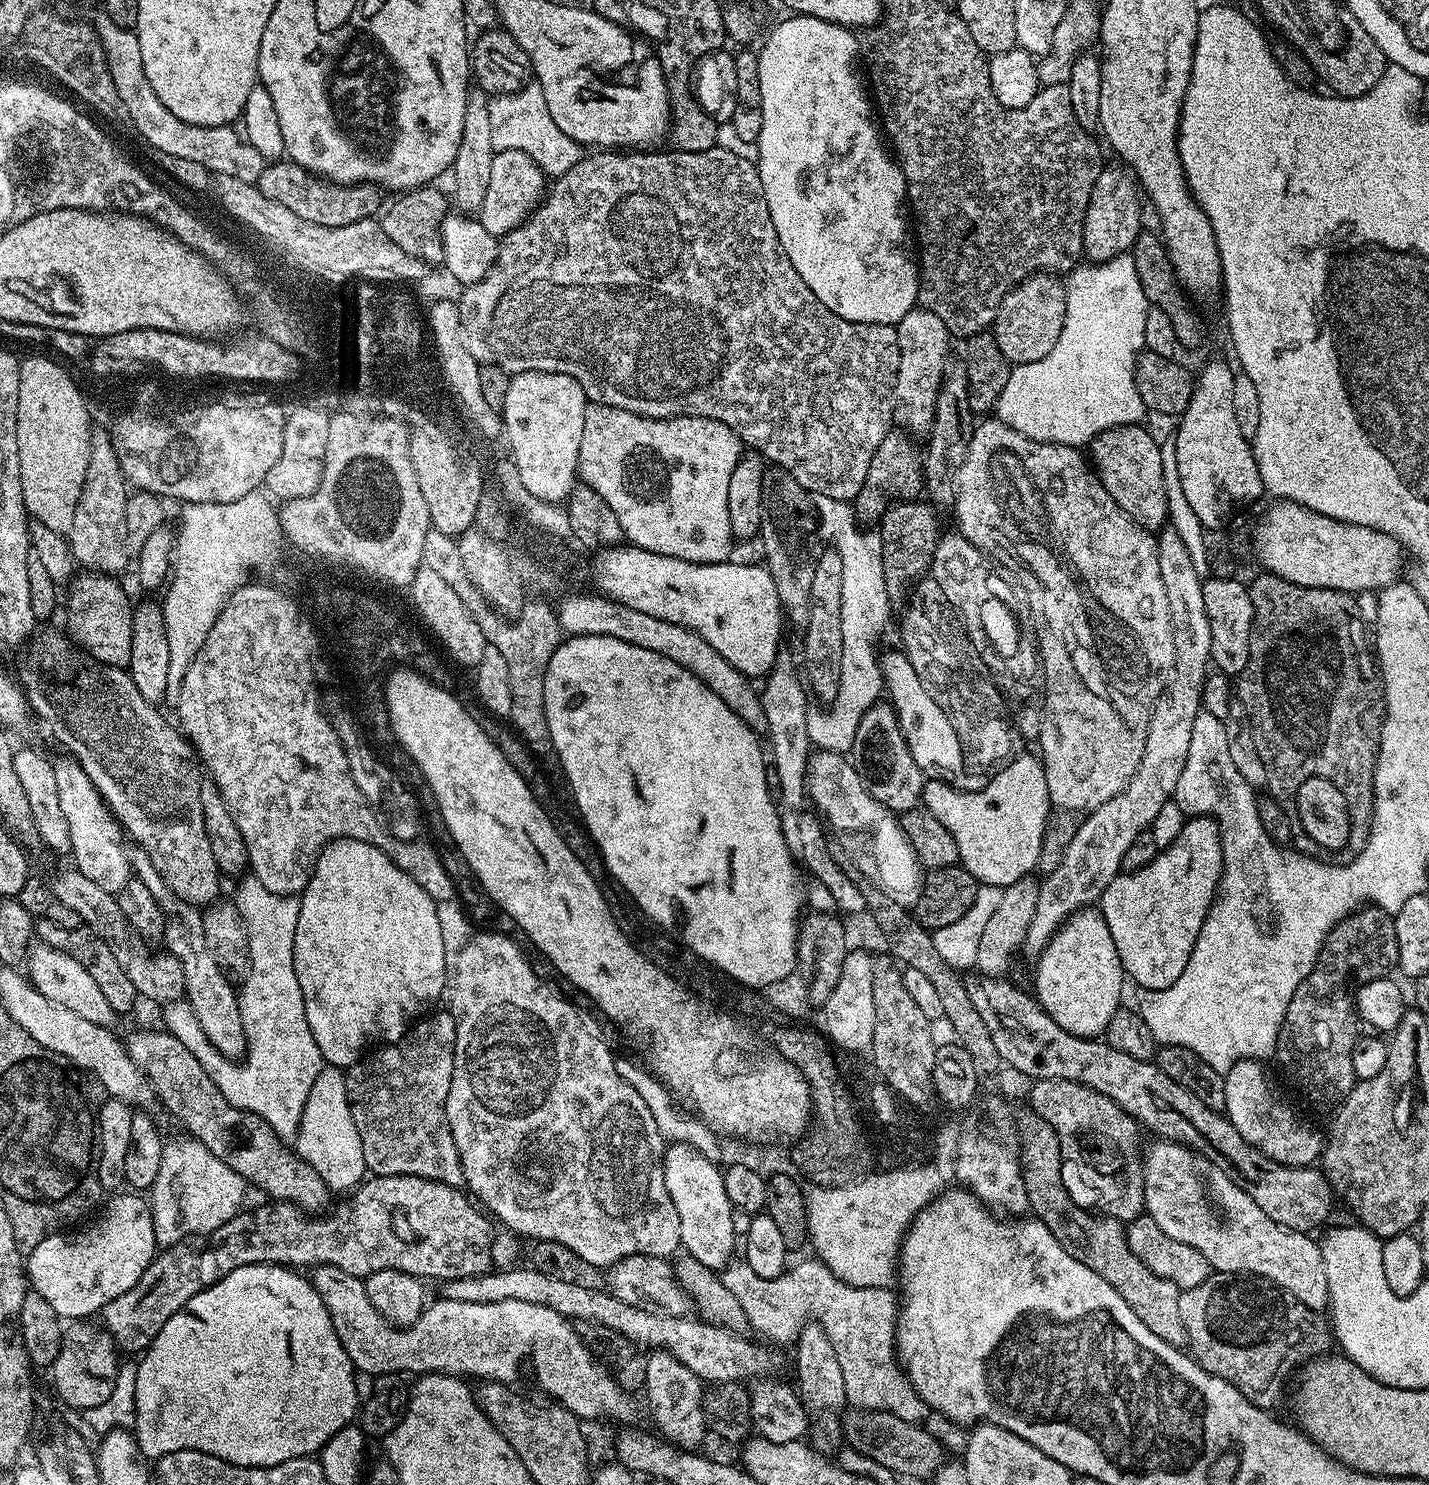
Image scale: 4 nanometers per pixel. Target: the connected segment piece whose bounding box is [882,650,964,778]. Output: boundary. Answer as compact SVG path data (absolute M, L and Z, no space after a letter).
M903 650L883 653L882 675L886 681L886 692L890 697L890 703L896 712L902 734L908 743L910 754L914 762L926 774L935 774L940 778L952 778L956 769L964 768L964 755L962 746L952 736L952 728L948 728L948 720L940 716L941 708L932 704L934 700L928 700L927 687L921 685L919 674L910 664L910 658Z

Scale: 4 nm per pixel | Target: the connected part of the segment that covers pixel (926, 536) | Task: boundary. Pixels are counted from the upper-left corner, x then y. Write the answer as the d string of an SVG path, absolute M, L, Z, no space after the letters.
M913 498L889 504L884 517L878 521L878 531L882 542L882 574L886 578L889 601L896 602L902 598L904 600L909 595L910 589L929 575L932 555L942 535L940 520L936 515L938 515L937 509L931 503L920 498Z

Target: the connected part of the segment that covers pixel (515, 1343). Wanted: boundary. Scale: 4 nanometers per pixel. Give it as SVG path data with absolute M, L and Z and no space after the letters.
M322 1264L313 1267L310 1272L310 1279L314 1290L318 1290L318 1298L322 1298L322 1302L326 1302L326 1310L330 1310L330 1322L334 1322L334 1330L338 1334L338 1342L342 1342L342 1350L346 1350L346 1354L350 1358L353 1368L357 1372L365 1372L371 1376L385 1376L391 1372L397 1374L409 1374L408 1372L416 1372L415 1374L443 1374L445 1376L459 1376L461 1378L469 1378L468 1376L477 1376L480 1382L495 1382L497 1384L511 1385L512 1380L516 1380L520 1376L520 1367L523 1366L524 1360L532 1360L532 1372L536 1375L536 1384L548 1396L553 1396L555 1403L561 1408L570 1410L579 1416L581 1421L588 1420L624 1420L620 1422L628 1422L632 1415L636 1412L636 1404L633 1393L628 1392L616 1381L616 1377L611 1371L598 1359L595 1352L584 1343L583 1338L574 1330L572 1321L567 1320L562 1314L558 1314L554 1310L550 1310L550 1306L538 1306L538 1302L518 1302L517 1300L507 1300L506 1302L458 1302L457 1300L445 1300L436 1298L436 1301L429 1303L425 1307L424 1313L421 1314L413 1324L409 1324L407 1328L398 1328L395 1324L391 1324L386 1318L382 1318L382 1314L378 1314L378 1310L374 1310L374 1306L370 1302L370 1298L366 1298L366 1286L363 1279L354 1274L346 1274L346 1270L338 1270L338 1266L330 1266Z

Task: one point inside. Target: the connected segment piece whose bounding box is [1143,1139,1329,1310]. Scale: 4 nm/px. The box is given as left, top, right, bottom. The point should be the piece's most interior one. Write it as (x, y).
(1186, 1196)

